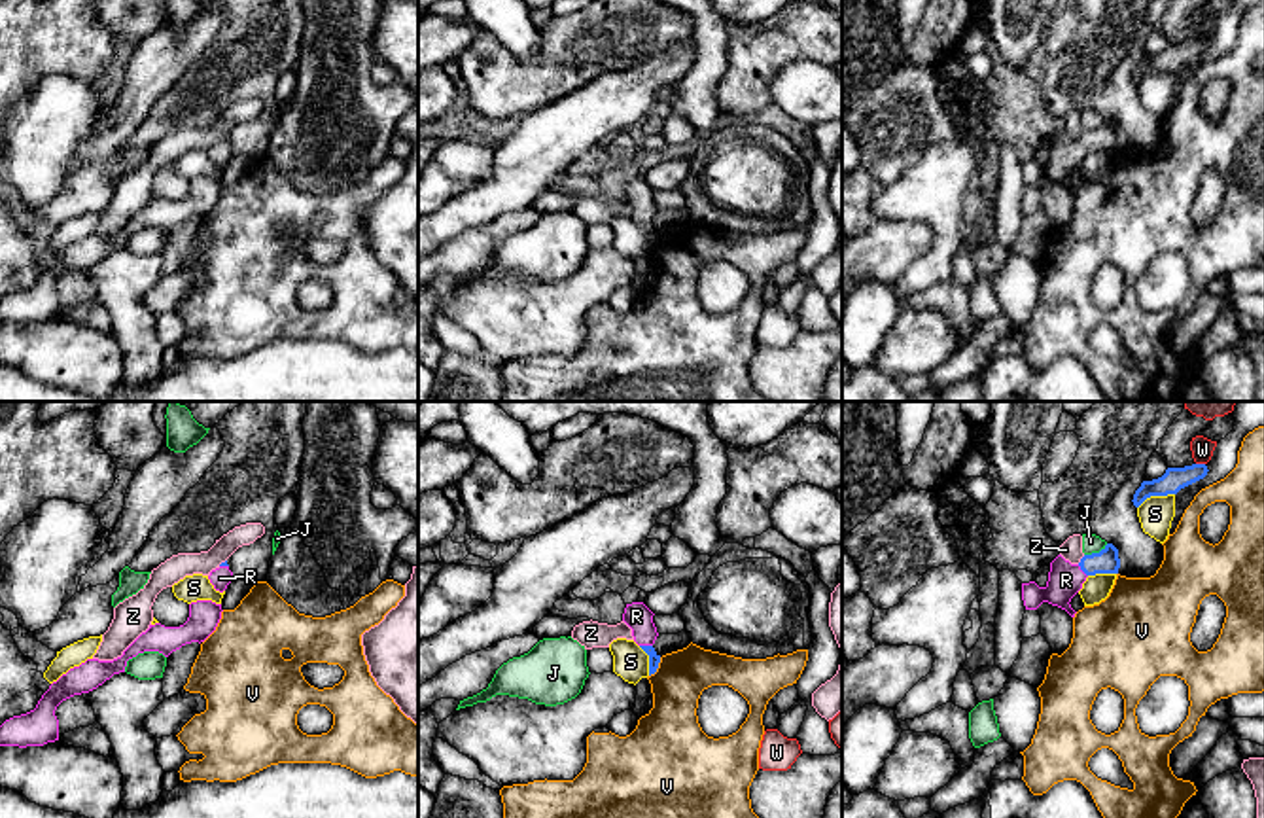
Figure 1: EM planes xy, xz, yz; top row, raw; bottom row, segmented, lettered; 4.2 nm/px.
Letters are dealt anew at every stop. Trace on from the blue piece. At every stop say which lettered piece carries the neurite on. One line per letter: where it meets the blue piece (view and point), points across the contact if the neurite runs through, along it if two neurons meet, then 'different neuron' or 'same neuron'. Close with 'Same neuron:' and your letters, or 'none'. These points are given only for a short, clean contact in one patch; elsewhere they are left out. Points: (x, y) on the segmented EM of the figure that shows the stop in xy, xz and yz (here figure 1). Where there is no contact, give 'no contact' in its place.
J: contact yz (1096, 553); different neuron
R: contact xz (646, 646); way xz (653, 659), (646, 646), (644, 629), (636, 616); same neuron
S: contact yz (1155, 495); different neuron
V: contact xz (657, 667); different neuron
W: contact yz (1200, 464); different neuron
Z: contact yz (1081, 559); different neuron
Same neuron: R

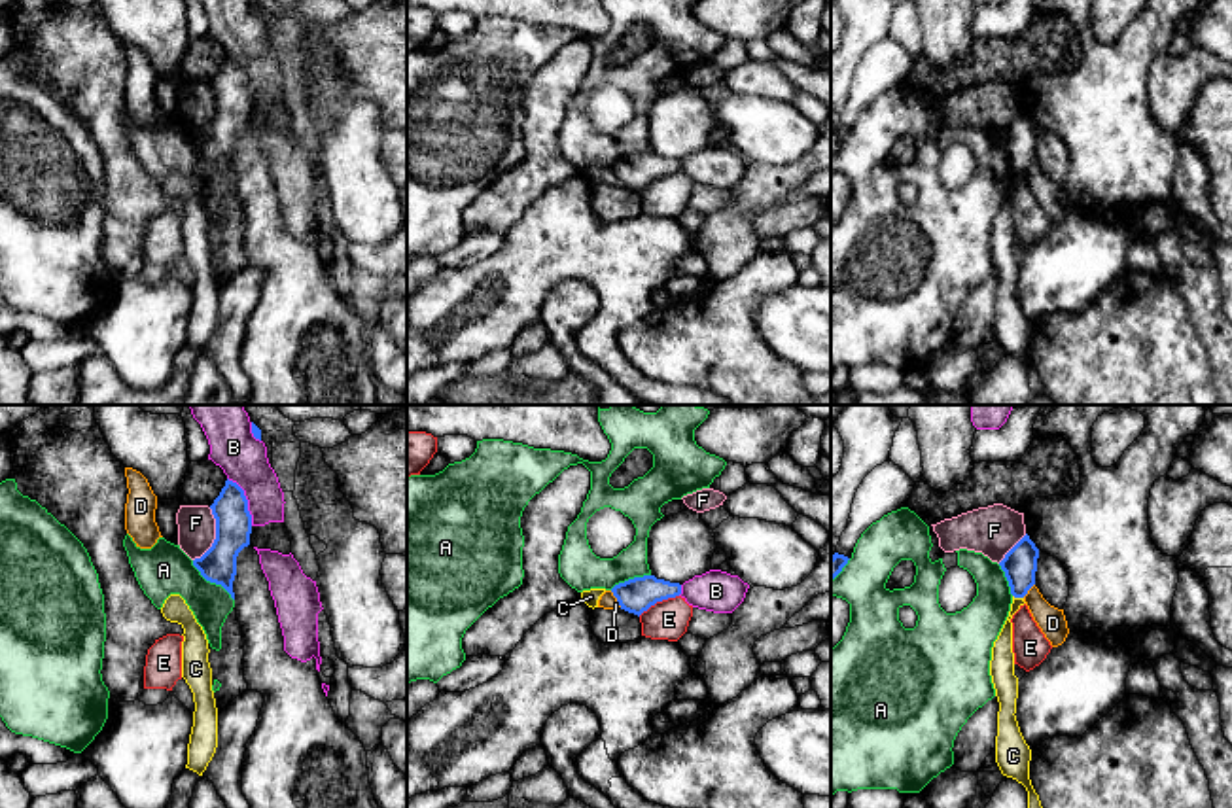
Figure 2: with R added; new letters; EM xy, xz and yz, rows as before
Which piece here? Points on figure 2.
A: contact xy (212, 581); different neuron
B: contact xy (246, 500); different neuron
C: contact yz (1019, 597); border yz (1013, 595), (1022, 598); different neuron
D: contact xz (616, 597); border xz (610, 591), (621, 606); different neuron
E: contact xz (657, 600); different neuron
F: contact xy (216, 536); different neuron
Same neuron: none

